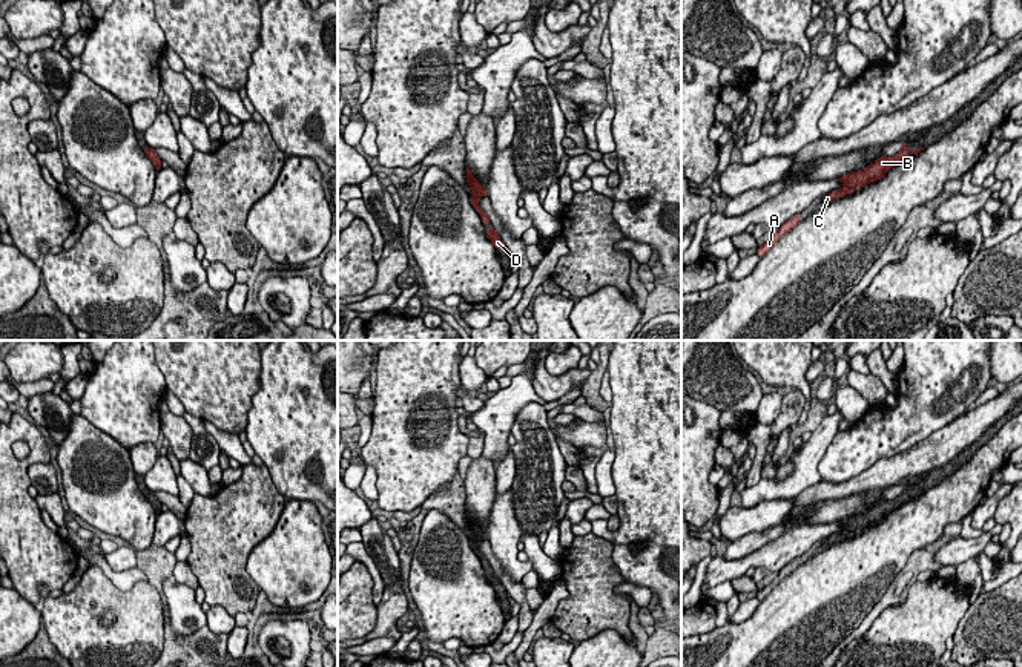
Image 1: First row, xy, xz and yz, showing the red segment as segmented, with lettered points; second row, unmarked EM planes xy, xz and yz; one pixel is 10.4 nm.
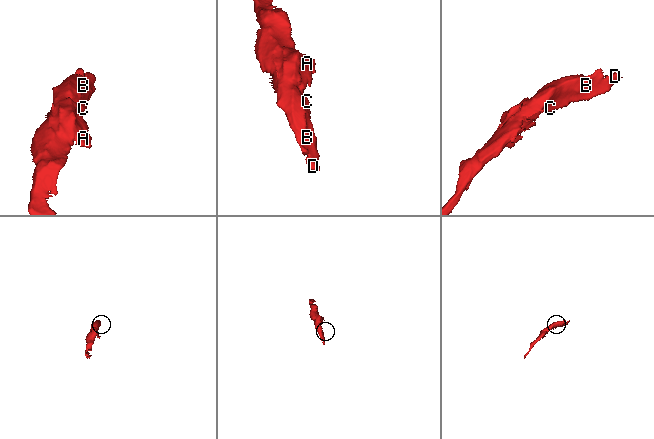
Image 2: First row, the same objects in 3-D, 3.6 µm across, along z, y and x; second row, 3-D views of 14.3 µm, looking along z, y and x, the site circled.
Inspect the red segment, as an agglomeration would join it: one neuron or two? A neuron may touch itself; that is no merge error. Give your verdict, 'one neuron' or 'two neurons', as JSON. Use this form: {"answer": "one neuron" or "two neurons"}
{"answer": "one neuron"}

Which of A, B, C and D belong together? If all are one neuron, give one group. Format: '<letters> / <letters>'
A B C D

